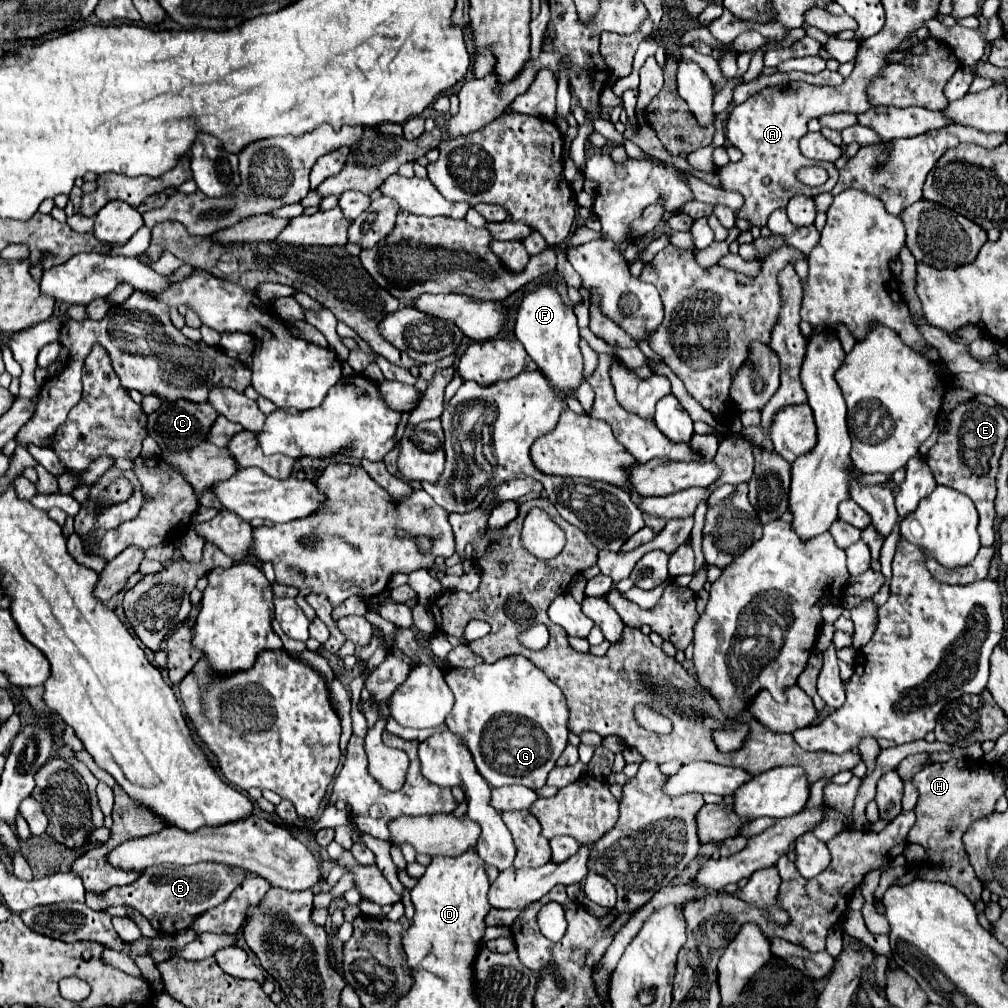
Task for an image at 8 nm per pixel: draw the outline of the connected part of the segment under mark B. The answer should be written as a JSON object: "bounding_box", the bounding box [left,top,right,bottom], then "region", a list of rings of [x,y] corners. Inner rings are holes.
{"bounding_box":[85,862,245,934],"region":[[[199,862],[193,866],[153,866],[147,868],[133,884],[129,886],[113,886],[105,896],[96,896],[94,892],[86,891],[85,904],[92,910],[105,910],[109,906],[135,906],[155,930],[163,930],[167,934],[179,934],[189,928],[193,916],[207,912],[209,908],[219,906],[229,898],[229,894],[243,882],[245,870],[231,868],[217,862]]]}

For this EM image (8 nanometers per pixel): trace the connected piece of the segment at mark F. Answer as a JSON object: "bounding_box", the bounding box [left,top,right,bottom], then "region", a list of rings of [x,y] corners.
{"bounding_box":[513,286,583,392],"region":[[[541,286],[527,294],[515,314],[513,332],[523,344],[527,354],[539,366],[539,370],[549,378],[553,388],[559,392],[573,392],[583,380],[583,358],[579,352],[579,328],[575,312],[563,302],[561,294],[553,286]]]}

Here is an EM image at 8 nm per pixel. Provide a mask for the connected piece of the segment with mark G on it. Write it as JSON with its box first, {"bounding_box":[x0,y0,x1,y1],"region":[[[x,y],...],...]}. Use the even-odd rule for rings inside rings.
{"bounding_box":[441,656,569,790],"region":[[[507,656],[495,664],[479,664],[475,668],[445,666],[441,670],[455,694],[455,706],[445,724],[465,740],[481,776],[493,788],[513,784],[523,784],[533,790],[543,788],[547,774],[555,768],[555,762],[565,750],[569,736],[569,708],[561,688],[555,686],[533,662],[523,656]]]}

